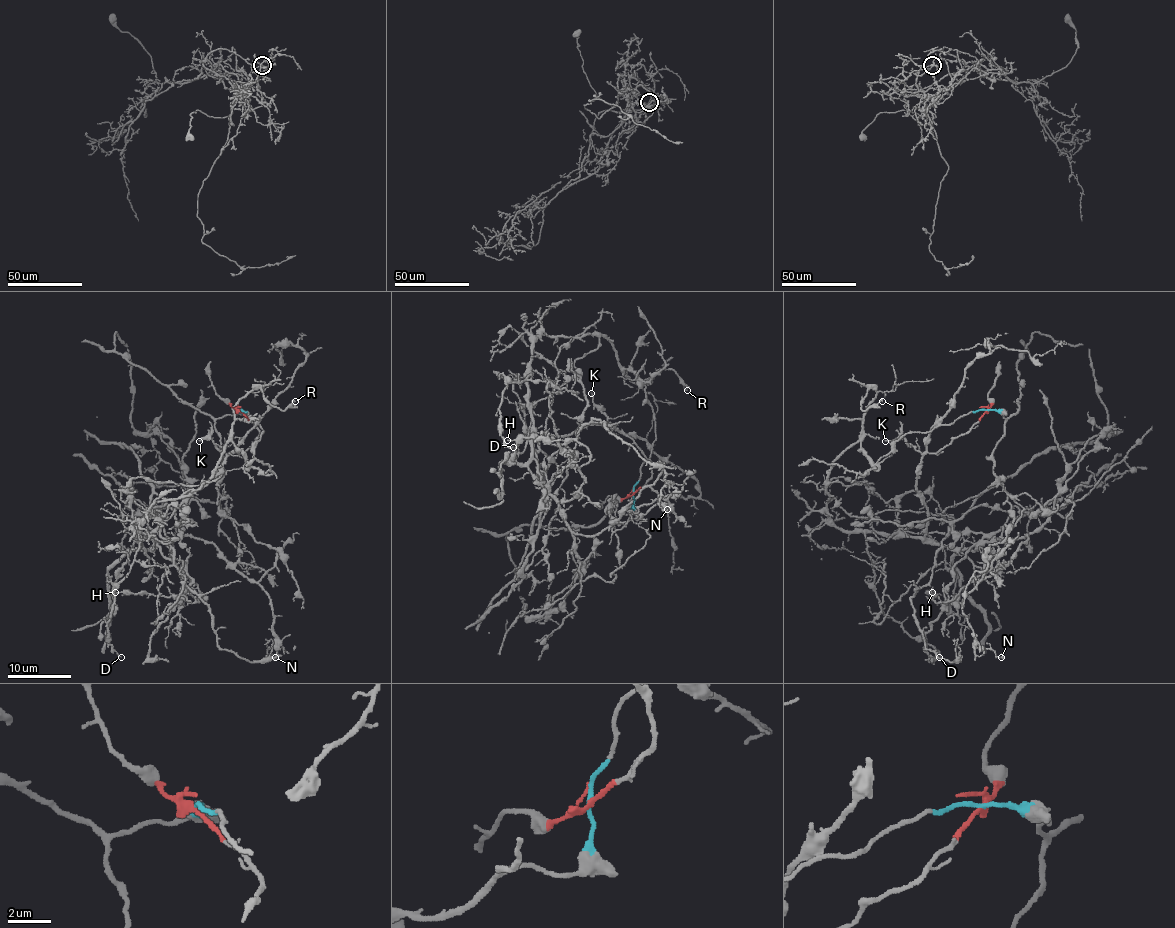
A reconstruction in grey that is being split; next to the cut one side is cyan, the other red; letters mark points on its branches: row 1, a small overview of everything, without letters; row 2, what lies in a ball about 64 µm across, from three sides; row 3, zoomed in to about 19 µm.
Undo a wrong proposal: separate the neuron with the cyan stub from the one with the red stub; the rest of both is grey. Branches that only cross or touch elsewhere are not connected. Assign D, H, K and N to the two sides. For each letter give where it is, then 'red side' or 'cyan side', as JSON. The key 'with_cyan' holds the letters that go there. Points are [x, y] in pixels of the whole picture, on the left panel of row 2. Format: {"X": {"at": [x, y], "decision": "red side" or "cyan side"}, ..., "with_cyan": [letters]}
{"D": {"at": [121, 657], "decision": "red side"}, "H": {"at": [115, 592], "decision": "red side"}, "K": {"at": [199, 441], "decision": "red side"}, "N": {"at": [275, 657], "decision": "red side"}, "with_cyan": []}

